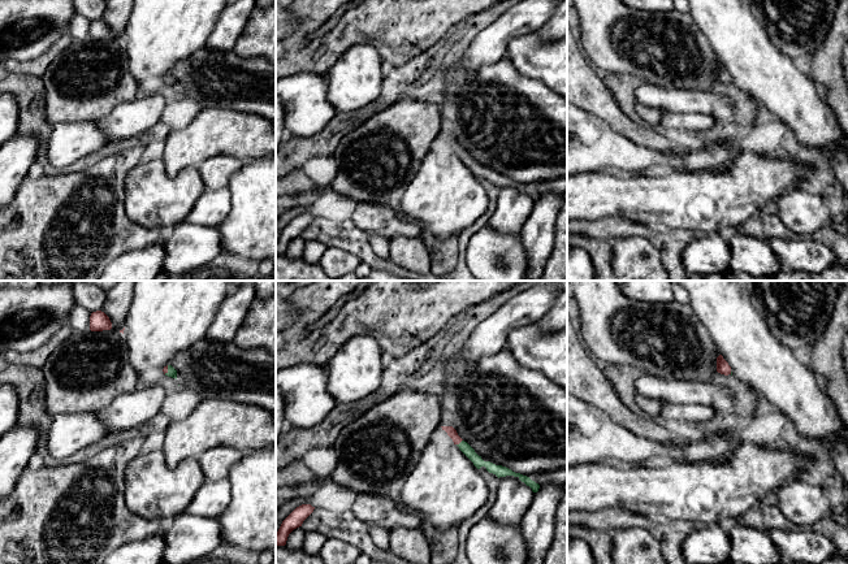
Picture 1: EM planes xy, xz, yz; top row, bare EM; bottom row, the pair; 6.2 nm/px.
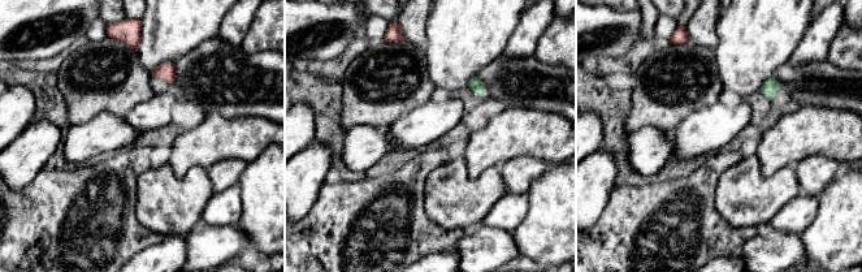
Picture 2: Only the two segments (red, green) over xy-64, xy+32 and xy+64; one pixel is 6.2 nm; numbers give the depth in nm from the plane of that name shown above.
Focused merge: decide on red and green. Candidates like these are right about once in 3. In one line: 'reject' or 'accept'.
accept

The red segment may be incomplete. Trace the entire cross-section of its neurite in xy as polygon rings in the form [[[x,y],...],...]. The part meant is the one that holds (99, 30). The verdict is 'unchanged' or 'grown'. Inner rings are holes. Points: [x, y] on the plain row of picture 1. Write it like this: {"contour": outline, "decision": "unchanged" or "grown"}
{"contour": [[[96,19],[91,22],[90,25],[91,40],[103,40],[103,39],[111,39],[111,38],[112,38],[112,31],[104,21]]], "decision": "unchanged"}

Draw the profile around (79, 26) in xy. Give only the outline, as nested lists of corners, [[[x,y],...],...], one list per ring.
[[[77,14],[69,27],[69,35],[73,40],[87,42],[90,40],[90,25],[91,21],[85,16]]]

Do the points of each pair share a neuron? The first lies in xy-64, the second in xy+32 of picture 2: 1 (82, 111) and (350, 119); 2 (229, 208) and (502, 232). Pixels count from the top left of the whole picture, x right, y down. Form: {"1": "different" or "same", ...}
{"1": "same", "2": "same"}

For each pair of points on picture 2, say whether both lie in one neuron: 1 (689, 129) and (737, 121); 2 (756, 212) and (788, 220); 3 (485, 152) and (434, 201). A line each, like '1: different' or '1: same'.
1: same
2: different
3: different

